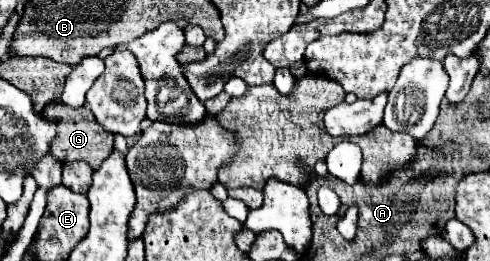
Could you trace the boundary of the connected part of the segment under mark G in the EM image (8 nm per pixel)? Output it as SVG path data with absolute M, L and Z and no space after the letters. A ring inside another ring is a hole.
M61 99L53 100L46 104L44 116L50 116L50 120L60 122L58 136L56 136L54 144L50 146L50 154L56 160L60 160L62 164L72 162L72 160L84 160L96 170L112 154L112 150L114 150L114 134L106 132L104 128L98 128L98 122L94 120L94 114L86 106L74 110L74 108L66 108Z

